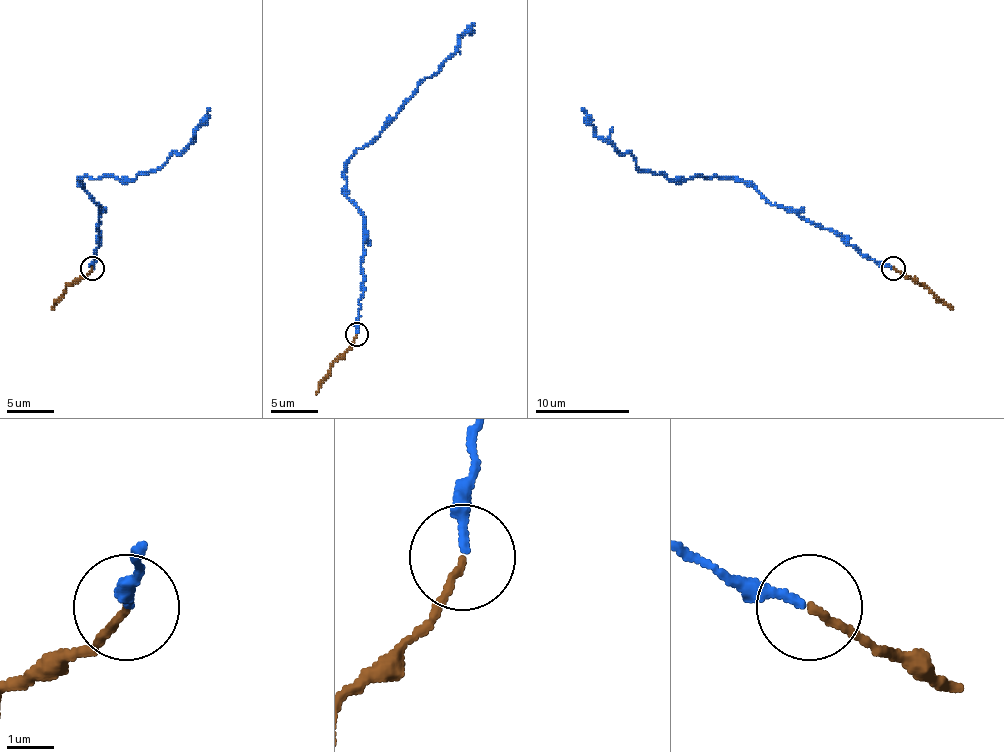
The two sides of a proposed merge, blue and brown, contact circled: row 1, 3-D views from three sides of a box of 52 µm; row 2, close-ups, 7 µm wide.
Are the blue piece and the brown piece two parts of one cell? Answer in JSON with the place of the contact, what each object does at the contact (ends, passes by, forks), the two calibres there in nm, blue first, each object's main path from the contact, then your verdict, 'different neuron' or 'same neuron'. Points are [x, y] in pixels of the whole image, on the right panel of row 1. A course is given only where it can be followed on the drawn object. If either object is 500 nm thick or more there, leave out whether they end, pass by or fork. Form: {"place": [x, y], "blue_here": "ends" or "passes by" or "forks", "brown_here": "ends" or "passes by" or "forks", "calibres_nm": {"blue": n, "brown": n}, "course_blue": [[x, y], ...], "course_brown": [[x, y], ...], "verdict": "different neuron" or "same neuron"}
{"place": [893, 268], "blue_here": "ends", "brown_here": "ends", "calibres_nm": {"blue": 200, "brown": 150}, "course_blue": [[891, 269], [735, 179], [643, 172], [629, 153], [600, 139], [582, 108]], "course_brown": [[893, 269], [929, 288], [952, 309]], "verdict": "same neuron"}

